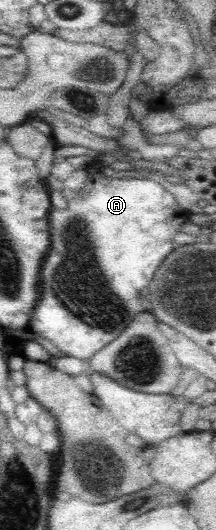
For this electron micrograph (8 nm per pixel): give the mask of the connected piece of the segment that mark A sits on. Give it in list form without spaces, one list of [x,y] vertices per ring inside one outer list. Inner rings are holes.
[[[91,162],[87,164],[84,169],[86,170],[86,182],[84,188],[78,191],[78,193],[88,193],[89,196],[85,199],[69,200],[67,201],[68,209],[56,210],[51,208],[49,216],[50,226],[50,252],[46,256],[46,260],[43,261],[42,270],[40,270],[41,282],[41,295],[38,296],[38,302],[34,306],[33,316],[30,318],[29,328],[33,333],[36,333],[44,338],[47,338],[60,350],[64,352],[64,356],[74,356],[74,358],[80,358],[80,360],[86,360],[89,362],[91,357],[104,348],[114,338],[122,335],[126,326],[132,322],[134,316],[142,310],[140,308],[140,290],[150,284],[156,268],[160,267],[162,260],[165,260],[166,256],[170,255],[170,252],[175,251],[177,245],[173,243],[173,237],[180,233],[181,226],[189,221],[190,213],[188,210],[184,210],[179,206],[179,203],[175,200],[175,197],[165,190],[158,182],[152,180],[146,180],[146,178],[126,178],[124,179],[110,179],[103,175],[104,166],[98,162]]]

